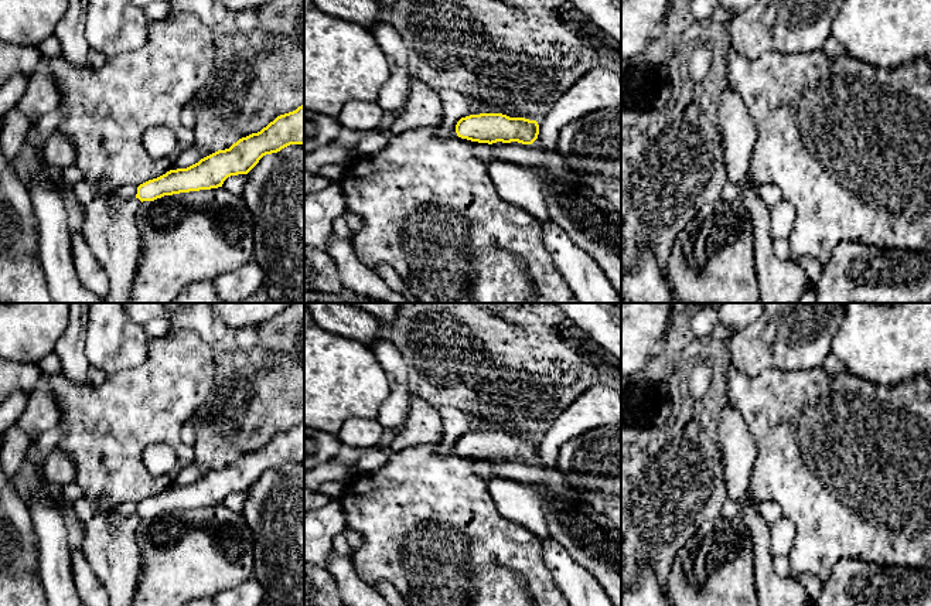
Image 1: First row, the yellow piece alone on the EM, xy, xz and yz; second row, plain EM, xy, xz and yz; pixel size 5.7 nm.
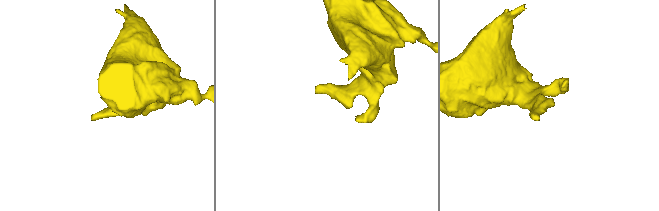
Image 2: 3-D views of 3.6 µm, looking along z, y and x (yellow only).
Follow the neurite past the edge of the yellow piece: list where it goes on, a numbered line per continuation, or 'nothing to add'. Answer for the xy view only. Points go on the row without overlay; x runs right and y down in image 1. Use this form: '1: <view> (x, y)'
nothing to add

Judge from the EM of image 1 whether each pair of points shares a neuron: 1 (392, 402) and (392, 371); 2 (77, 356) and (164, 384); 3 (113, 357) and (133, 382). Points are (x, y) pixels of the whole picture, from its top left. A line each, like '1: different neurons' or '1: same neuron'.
1: same neuron
2: different neurons
3: different neurons

